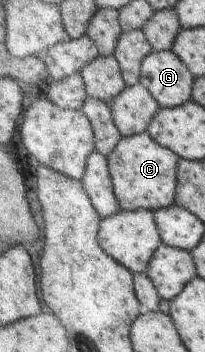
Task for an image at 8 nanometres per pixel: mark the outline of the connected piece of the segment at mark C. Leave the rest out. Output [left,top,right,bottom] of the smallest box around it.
[109,131,181,211]

